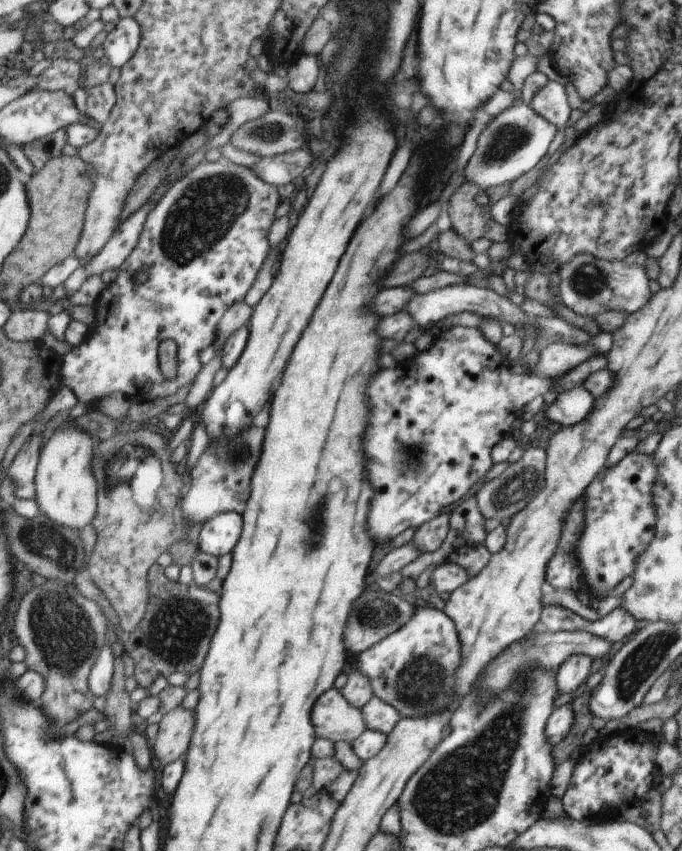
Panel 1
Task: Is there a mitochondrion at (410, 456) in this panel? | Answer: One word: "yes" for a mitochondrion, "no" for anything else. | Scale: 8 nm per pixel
yes

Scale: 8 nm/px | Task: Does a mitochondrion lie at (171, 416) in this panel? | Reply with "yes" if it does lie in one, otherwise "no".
no

